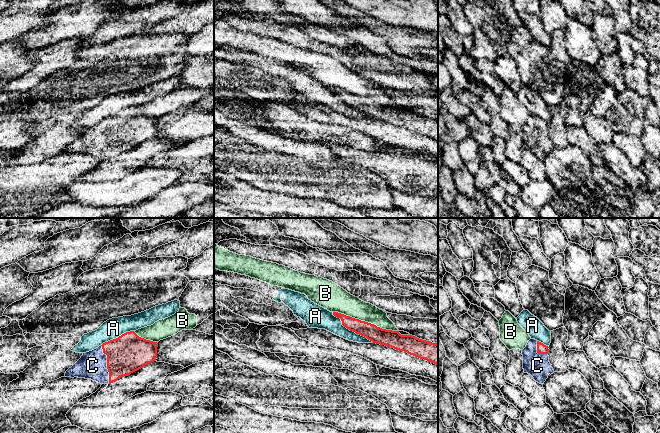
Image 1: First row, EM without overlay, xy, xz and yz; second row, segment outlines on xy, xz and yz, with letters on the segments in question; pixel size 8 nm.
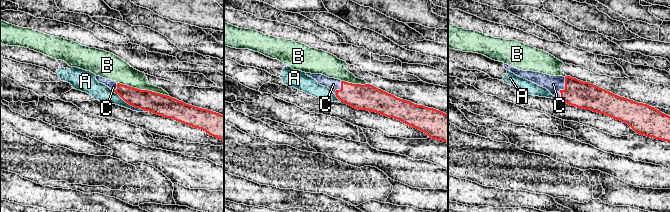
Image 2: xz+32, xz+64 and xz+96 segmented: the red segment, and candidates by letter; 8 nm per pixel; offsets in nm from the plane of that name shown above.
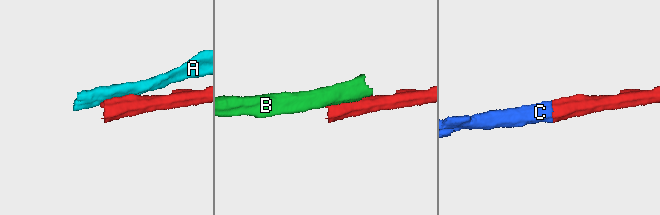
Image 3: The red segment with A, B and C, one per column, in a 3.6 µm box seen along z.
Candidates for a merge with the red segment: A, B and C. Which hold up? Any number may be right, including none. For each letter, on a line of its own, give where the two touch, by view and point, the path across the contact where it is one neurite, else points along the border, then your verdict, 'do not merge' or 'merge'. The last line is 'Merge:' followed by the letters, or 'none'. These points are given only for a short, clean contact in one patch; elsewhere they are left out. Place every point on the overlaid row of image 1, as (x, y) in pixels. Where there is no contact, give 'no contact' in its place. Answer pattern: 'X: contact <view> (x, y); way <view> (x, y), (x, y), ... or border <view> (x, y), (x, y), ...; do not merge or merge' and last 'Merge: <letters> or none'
A: contact xz (351, 330); do not merge
B: contact xz (366, 322); do not merge
C: contact xy (107, 364); way xy (128, 353), (113, 359), (107, 364), (92, 365); merge
Merge: C

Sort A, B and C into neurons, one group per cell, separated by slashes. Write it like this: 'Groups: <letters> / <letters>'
Groups: A / B / C

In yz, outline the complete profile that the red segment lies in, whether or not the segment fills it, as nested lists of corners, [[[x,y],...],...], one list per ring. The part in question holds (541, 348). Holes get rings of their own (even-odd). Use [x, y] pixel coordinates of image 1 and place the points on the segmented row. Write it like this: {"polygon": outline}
{"polygon": [[[530,339],[522,350],[524,373],[530,374],[540,384],[554,373],[548,352],[548,346],[535,339]]]}

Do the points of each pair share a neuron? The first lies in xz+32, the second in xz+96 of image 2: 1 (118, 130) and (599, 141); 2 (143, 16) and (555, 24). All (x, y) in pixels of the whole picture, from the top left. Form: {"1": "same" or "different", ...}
{"1": "different", "2": "different"}

